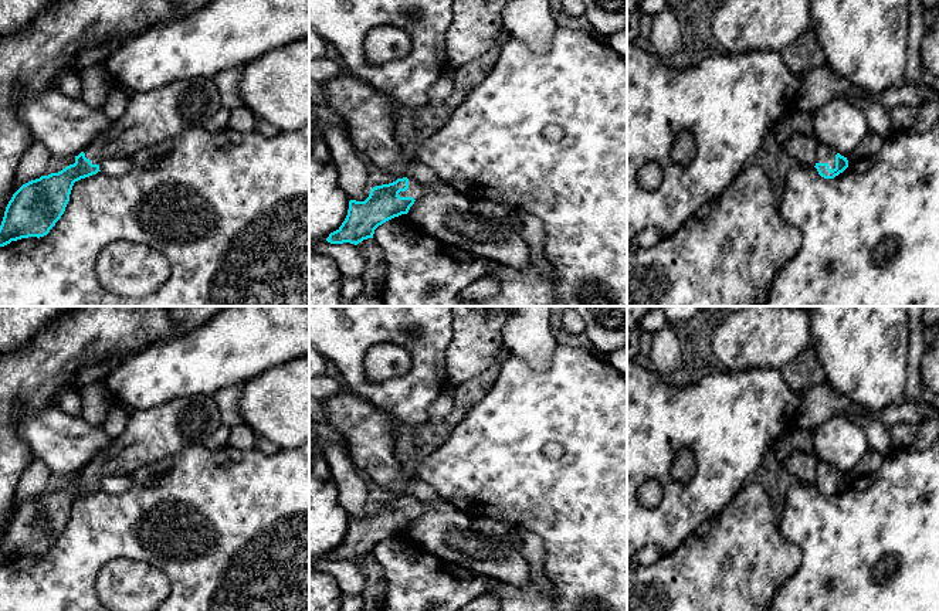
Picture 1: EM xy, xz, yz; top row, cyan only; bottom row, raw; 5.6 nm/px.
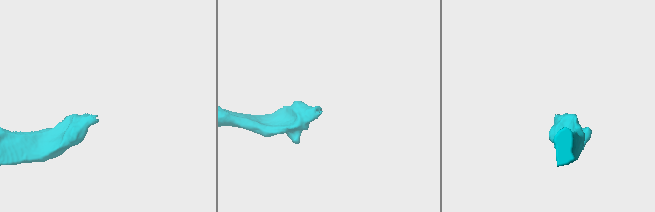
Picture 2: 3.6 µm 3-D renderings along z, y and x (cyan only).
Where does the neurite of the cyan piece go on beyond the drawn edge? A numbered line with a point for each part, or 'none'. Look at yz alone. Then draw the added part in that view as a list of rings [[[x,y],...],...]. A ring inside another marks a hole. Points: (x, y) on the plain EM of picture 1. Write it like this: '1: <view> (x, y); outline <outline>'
1: yz (796, 438); outline [[[793,425],[773,447],[777,461],[783,465],[787,456],[794,451],[811,454],[816,458],[817,481],[827,481],[830,486],[835,486],[837,469],[823,462],[814,452],[813,434],[800,427]]]

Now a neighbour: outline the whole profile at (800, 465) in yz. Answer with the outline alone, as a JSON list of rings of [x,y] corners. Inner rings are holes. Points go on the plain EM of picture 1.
[[[803,451],[791,452],[784,461],[786,471],[799,482],[816,483],[816,458],[811,454]]]

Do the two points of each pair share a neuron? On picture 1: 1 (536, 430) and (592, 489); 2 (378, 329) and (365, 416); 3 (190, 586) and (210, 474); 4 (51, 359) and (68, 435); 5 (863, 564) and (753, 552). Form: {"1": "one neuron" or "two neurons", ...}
{"1": "one neuron", "2": "two neurons", "3": "one neuron", "4": "two neurons", "5": "two neurons"}

